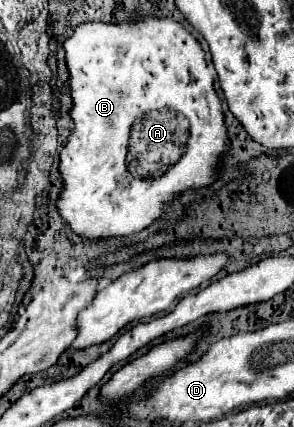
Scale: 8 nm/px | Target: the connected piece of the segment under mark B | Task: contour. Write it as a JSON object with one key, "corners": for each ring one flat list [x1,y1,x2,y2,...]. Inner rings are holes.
{"corners":[[140,17,138,21,102,23,86,21,74,27,72,35,64,39,64,63,70,73,68,87,72,107,68,111,74,127,68,135,64,149,60,151,58,173,62,189,56,199,56,209,62,221,82,239,102,241,120,239,134,235,154,221,162,219,168,207,186,191,211,190,214,181,221,178,220,159,228,153,228,135,222,111,222,101,214,89,216,71,211,59,204,57,198,39,184,29,178,21,168,17],[172,107,190,121,190,139,184,157,172,165,158,181,156,179,134,179,124,163,130,139,130,127,136,115,142,117,148,111]]}

